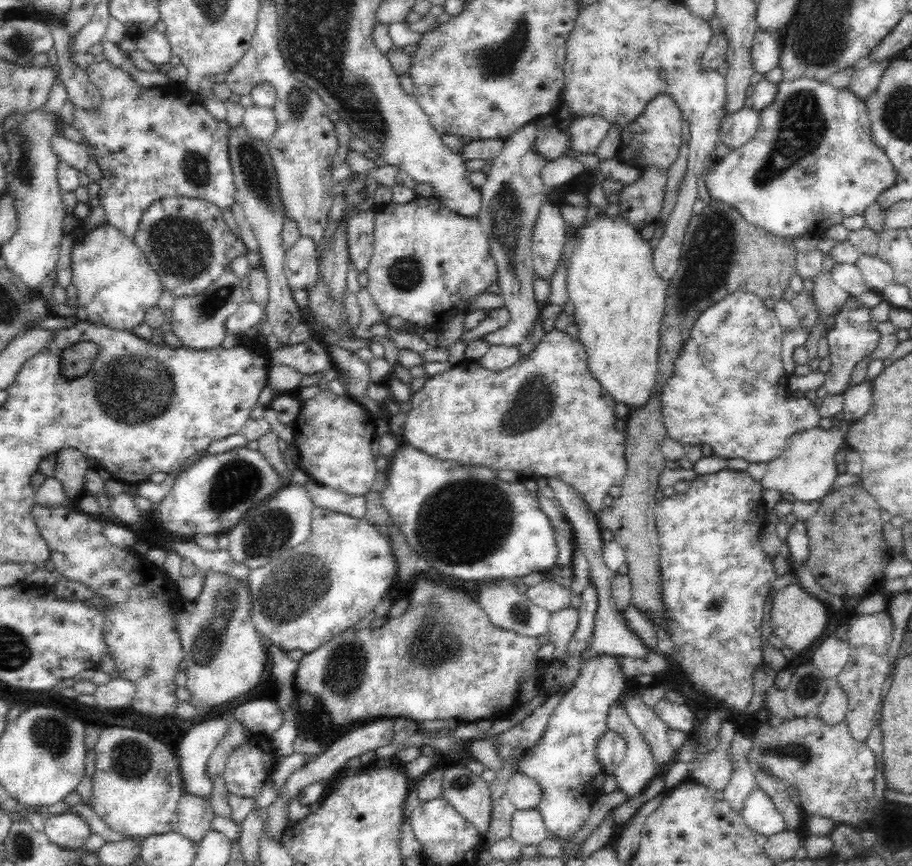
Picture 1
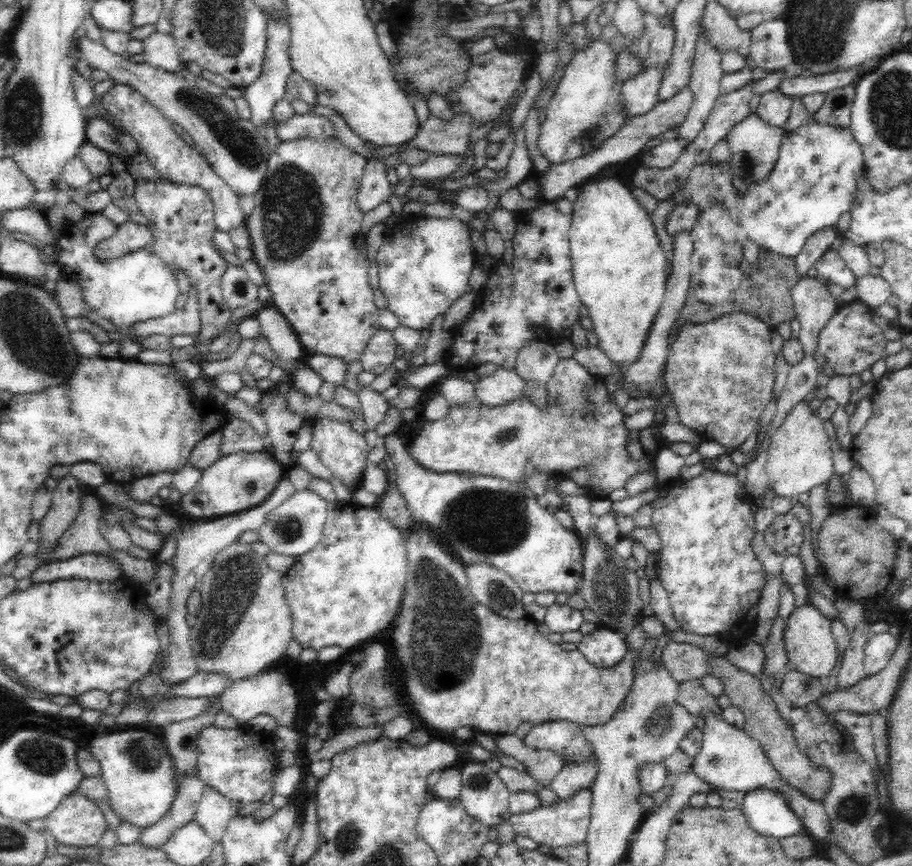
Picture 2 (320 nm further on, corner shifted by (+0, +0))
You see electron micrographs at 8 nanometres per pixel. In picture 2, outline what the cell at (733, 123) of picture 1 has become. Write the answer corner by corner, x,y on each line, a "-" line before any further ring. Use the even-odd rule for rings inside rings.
751,113
748,117
744,117
742,122
734,124
734,128
726,134
730,152
727,161
735,175
748,187
767,180
771,176
776,160
778,160
784,132
783,127
772,126
764,122
756,113

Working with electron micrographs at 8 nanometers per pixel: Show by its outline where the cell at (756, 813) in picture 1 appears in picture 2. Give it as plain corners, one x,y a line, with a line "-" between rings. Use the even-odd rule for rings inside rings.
758,788
745,794
741,811
748,824
762,836
783,839
805,830
783,794

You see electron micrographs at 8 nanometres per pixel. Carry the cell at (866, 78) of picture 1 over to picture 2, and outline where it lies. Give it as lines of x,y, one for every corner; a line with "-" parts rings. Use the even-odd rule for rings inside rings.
854,83
826,92
824,104
814,115
815,121
819,124
831,124
838,128
849,126
855,92

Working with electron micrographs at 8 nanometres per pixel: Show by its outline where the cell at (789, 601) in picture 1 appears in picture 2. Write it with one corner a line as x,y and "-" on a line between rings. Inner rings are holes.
809,601
800,607
794,608
794,612
788,616
783,630
783,642
788,659
796,670
808,676
830,676
830,672
838,662
838,650
831,631
832,620
822,616

